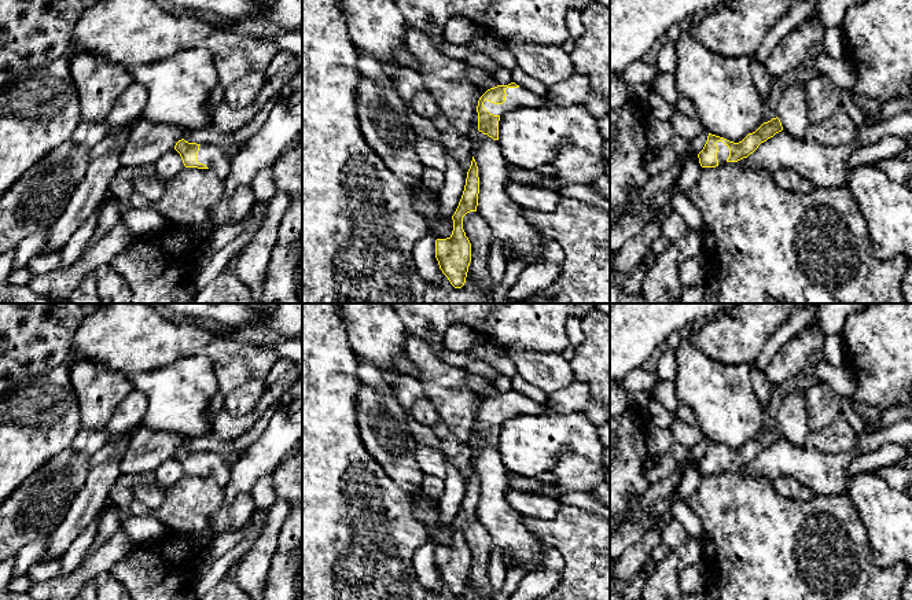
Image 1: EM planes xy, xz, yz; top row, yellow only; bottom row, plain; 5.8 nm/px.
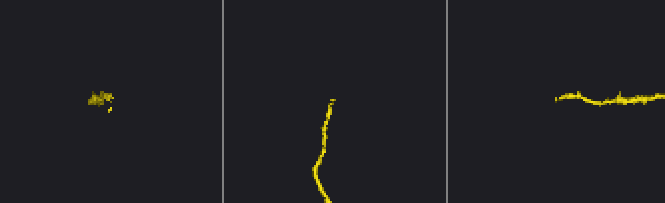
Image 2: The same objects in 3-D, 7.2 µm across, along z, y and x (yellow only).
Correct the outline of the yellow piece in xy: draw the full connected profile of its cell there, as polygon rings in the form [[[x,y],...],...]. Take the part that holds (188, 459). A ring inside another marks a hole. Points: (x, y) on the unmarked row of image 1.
[[[181,446],[174,457],[180,461],[185,475],[212,476],[221,485],[231,479],[233,465],[227,461],[225,454],[188,450]]]

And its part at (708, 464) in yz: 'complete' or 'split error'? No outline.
split error

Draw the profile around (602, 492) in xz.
[[[600,483],[589,492],[596,497],[603,505],[610,508],[610,486],[607,483]]]

